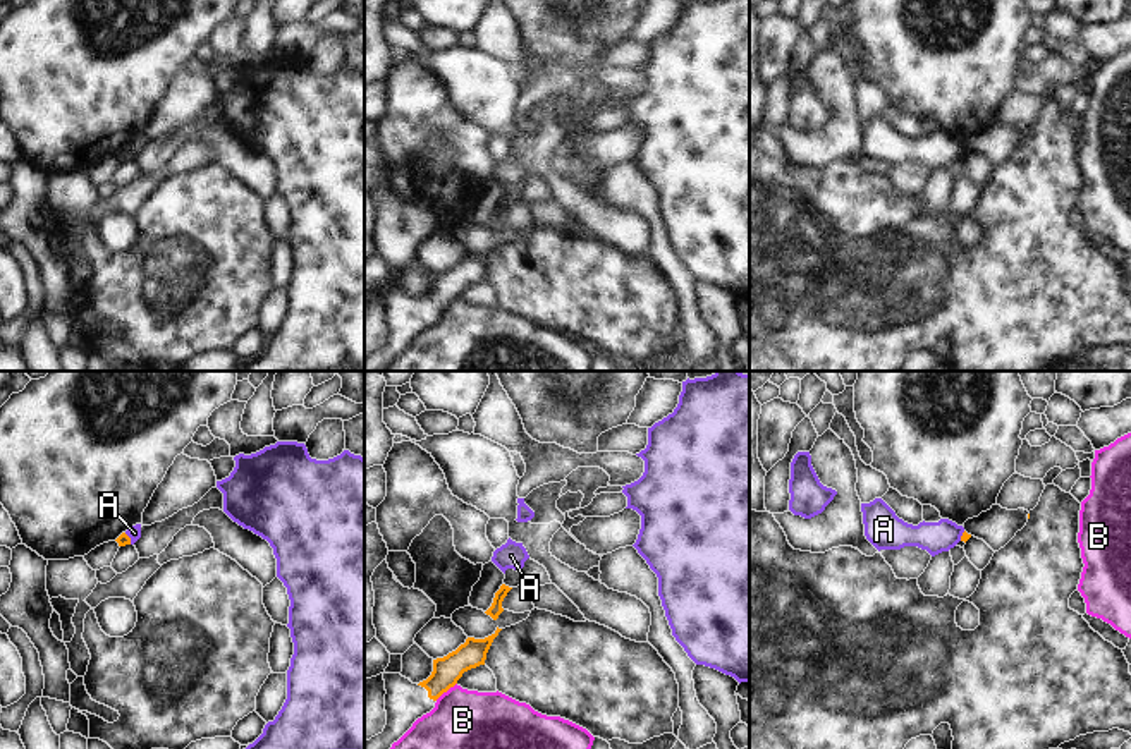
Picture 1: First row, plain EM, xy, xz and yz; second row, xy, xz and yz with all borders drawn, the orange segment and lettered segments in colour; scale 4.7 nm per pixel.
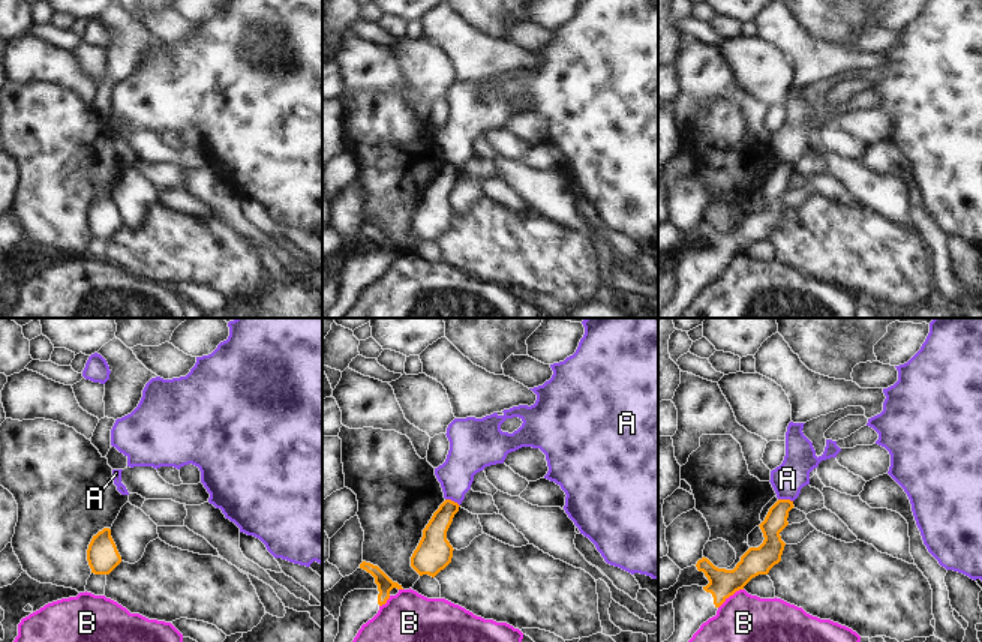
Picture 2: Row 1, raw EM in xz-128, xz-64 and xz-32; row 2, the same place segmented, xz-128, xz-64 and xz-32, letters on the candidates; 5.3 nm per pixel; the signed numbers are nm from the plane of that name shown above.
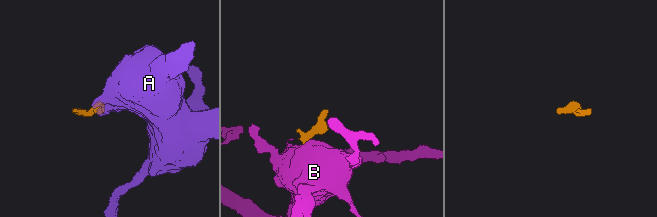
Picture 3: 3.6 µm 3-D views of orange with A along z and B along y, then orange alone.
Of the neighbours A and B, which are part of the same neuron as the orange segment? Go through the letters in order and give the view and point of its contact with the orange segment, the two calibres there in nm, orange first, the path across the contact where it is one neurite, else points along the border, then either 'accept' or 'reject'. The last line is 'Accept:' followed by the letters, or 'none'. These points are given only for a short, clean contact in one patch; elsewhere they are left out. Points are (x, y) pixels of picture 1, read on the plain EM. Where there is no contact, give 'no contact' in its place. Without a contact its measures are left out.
A: meets orange in xy at (129, 153); 60 nm thick on the orange side, 60 nm on the other; border along xy (124, 148), (131, 158); reject
B: meets orange in xz at (446, 306); 140 nm thick on the orange side, 440 nm on the other; border along xz (456, 298), (435, 315); reject
Accept: none

